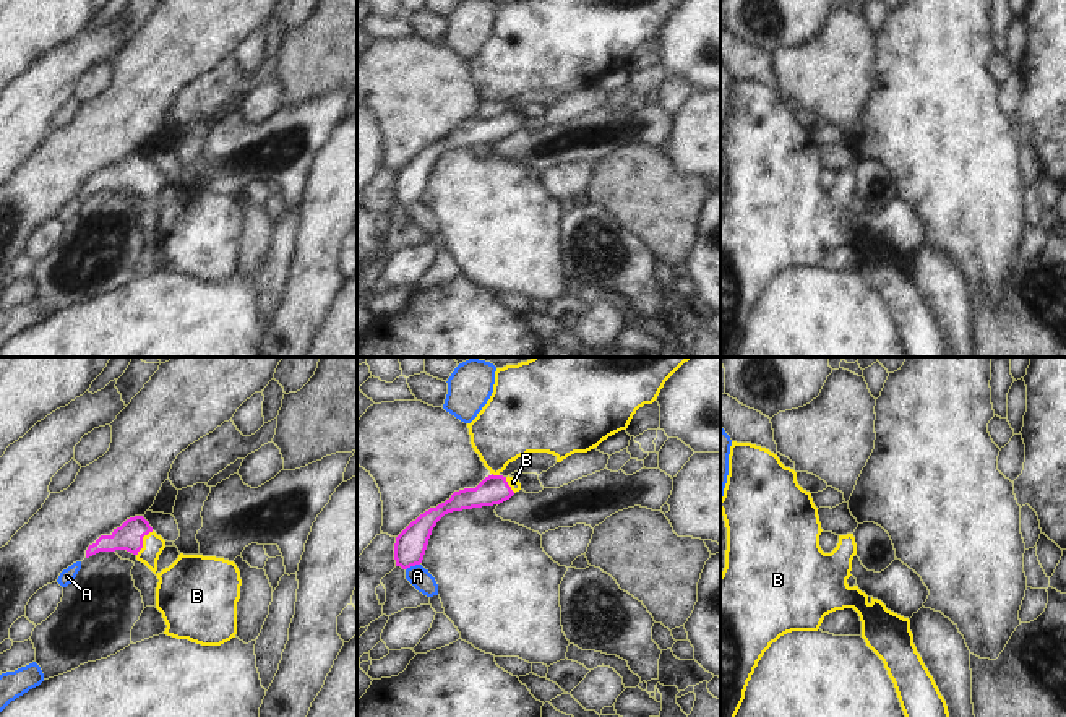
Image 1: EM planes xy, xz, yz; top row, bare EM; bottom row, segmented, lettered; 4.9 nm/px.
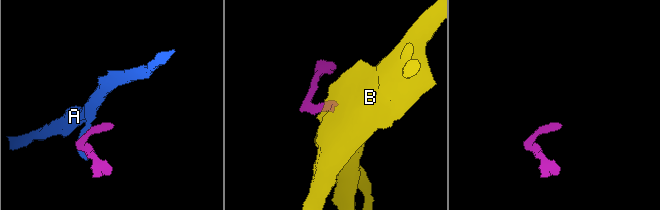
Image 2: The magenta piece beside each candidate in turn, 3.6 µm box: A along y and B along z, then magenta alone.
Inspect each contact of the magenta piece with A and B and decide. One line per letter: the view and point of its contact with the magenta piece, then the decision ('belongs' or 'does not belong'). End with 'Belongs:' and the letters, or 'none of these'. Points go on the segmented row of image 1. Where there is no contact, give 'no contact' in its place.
A: contact xz (412, 565); does not belong
B: contact xy (141, 542); belongs
Belongs: B

